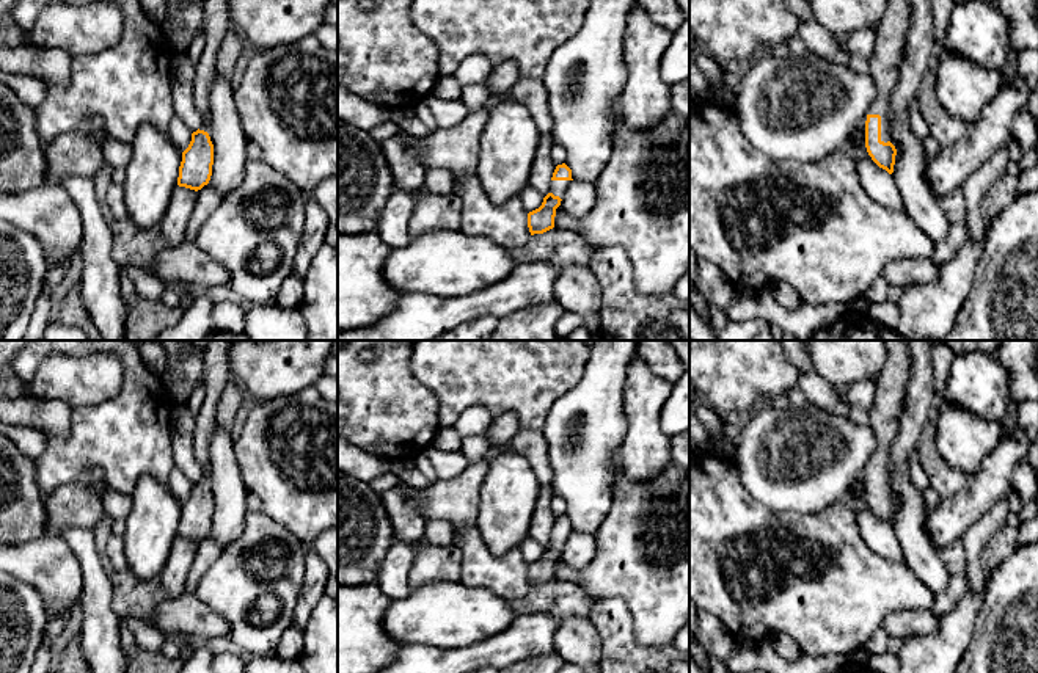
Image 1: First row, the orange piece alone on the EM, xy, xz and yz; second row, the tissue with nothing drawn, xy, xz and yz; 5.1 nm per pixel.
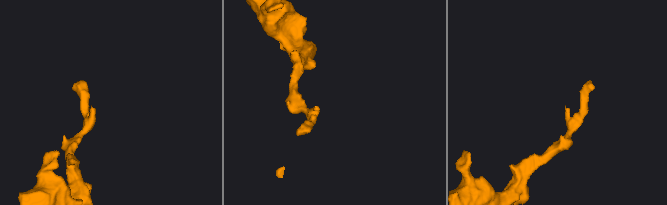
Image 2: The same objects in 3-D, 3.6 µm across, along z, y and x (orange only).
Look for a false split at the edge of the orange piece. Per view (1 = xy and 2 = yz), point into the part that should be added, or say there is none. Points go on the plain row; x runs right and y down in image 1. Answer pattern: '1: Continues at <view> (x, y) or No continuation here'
1: Continues at xy (217, 374)
2: Continues at yz (884, 416)

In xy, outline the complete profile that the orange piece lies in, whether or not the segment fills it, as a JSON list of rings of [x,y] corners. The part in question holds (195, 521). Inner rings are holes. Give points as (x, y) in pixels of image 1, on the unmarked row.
[[[210,340],[204,351],[206,398],[195,420],[195,457],[203,467],[203,477],[192,485],[188,499],[182,504],[177,537],[201,541],[209,535],[214,516],[209,447],[218,425],[218,400],[231,380],[228,353],[231,340]]]

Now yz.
[[[887,340],[886,348],[884,367],[875,380],[875,405],[868,411],[870,427],[876,435],[878,447],[865,472],[865,499],[872,511],[892,526],[897,500],[890,494],[889,452],[900,427],[905,387],[911,373],[911,356],[905,340]]]

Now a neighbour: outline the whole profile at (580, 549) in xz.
[[[572,532],[561,558],[575,571],[581,571],[595,557],[595,538],[592,533]]]

